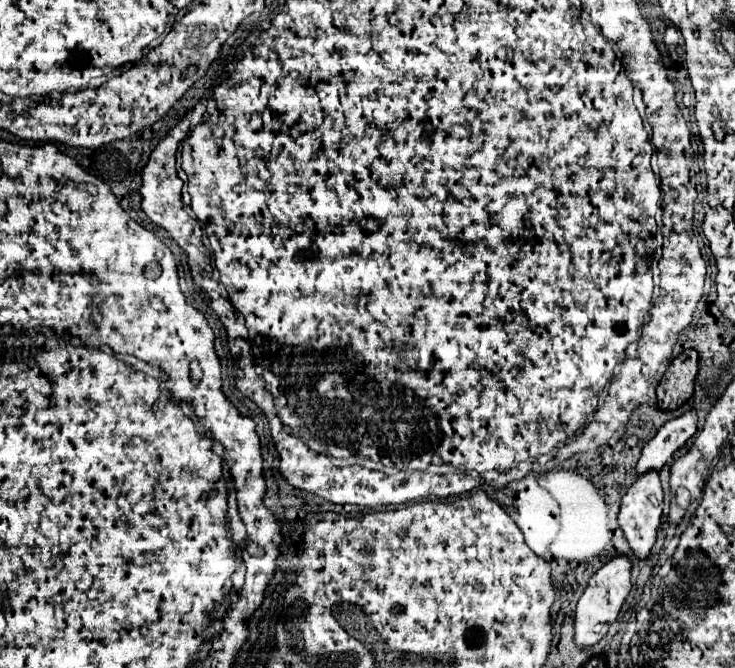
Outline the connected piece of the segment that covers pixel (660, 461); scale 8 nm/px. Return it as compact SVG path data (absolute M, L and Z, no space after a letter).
M687 412L679 418L669 420L655 438L651 438L643 446L643 454L637 462L637 476L643 476L651 470L659 472L667 460L697 432L697 416L695 412Z

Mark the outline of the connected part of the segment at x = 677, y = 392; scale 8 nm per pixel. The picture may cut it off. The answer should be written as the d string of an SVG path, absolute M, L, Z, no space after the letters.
M683 350L665 370L657 386L657 408L675 410L693 394L699 356L695 350Z

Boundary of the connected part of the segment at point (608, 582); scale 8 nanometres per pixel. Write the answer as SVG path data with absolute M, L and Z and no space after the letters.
M617 554L609 562L603 564L603 568L591 576L589 586L585 588L583 596L579 598L577 612L575 612L575 644L585 650L595 646L609 630L609 624L617 620L617 614L621 610L621 604L625 602L627 594L631 590L631 562L627 556Z

